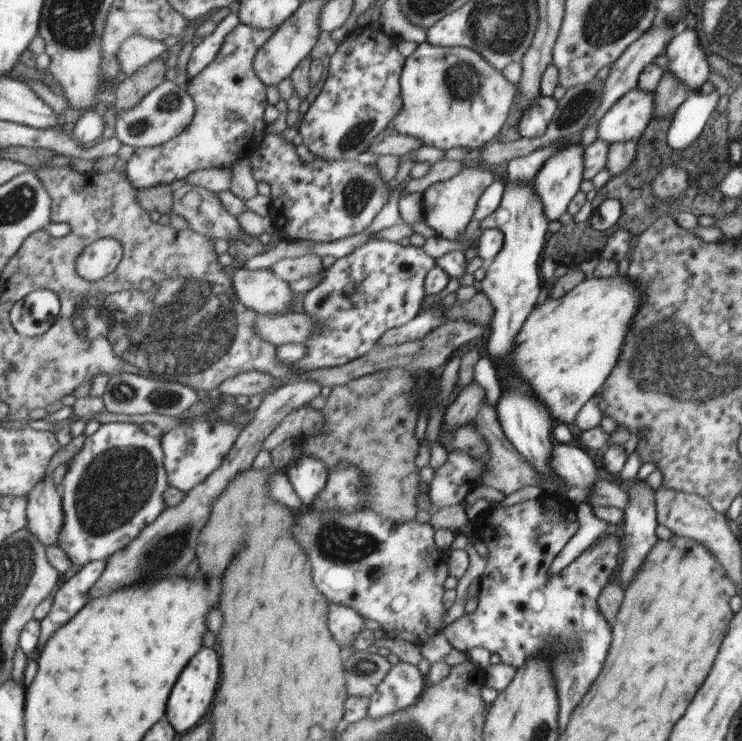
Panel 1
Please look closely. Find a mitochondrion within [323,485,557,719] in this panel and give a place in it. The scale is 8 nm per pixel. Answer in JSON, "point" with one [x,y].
{"point":[362,668]}

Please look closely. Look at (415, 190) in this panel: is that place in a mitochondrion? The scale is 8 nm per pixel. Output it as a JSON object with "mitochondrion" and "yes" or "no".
{"mitochondrion":"no"}

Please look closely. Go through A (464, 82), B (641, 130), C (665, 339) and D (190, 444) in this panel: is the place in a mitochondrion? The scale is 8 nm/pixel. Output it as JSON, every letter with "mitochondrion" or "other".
{"A":"mitochondrion","B":"other","C":"mitochondrion","D":"mitochondrion"}

